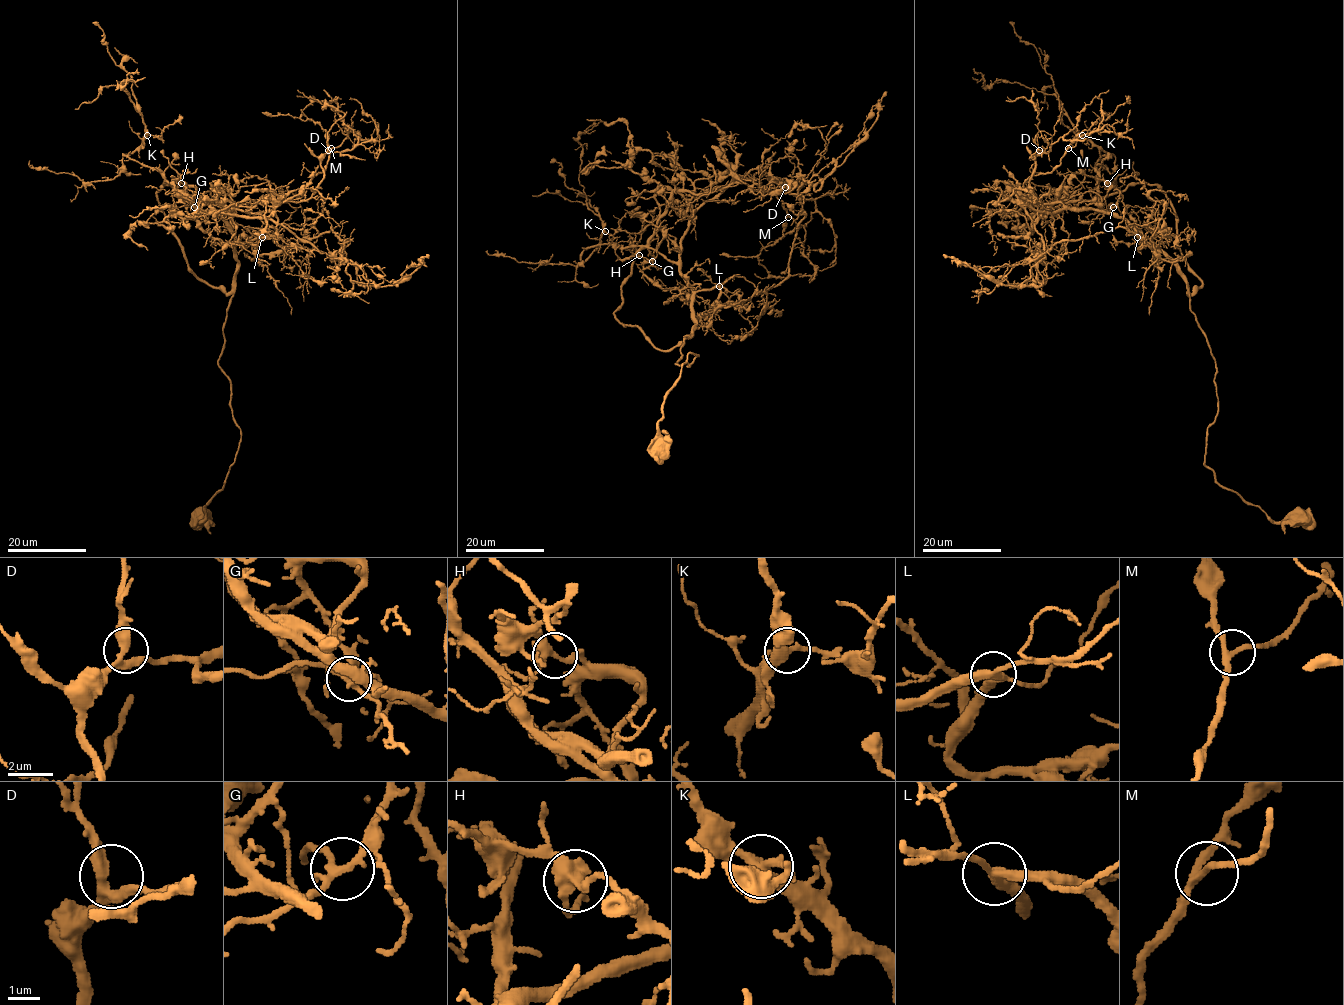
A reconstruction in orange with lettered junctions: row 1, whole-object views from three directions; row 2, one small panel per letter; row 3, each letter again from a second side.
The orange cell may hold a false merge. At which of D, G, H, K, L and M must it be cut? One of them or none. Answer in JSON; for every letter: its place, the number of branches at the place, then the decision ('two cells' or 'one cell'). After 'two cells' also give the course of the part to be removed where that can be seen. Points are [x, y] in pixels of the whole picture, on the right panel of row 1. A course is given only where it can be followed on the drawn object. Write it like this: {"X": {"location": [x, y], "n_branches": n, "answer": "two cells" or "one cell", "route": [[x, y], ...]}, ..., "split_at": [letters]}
{"D": {"location": [1039, 150], "n_branches": 3, "answer": "one cell"}, "G": {"location": [1113, 207], "n_branches": 3, "answer": "one cell"}, "H": {"location": [1107, 183], "n_branches": 3, "answer": "one cell"}, "K": {"location": [1082, 135], "n_branches": 3, "answer": "one cell"}, "L": {"location": [1137, 237], "n_branches": 3, "answer": "one cell"}, "M": {"location": [1068, 148], "n_branches": 3, "answer": "one cell"}, "split_at": []}

